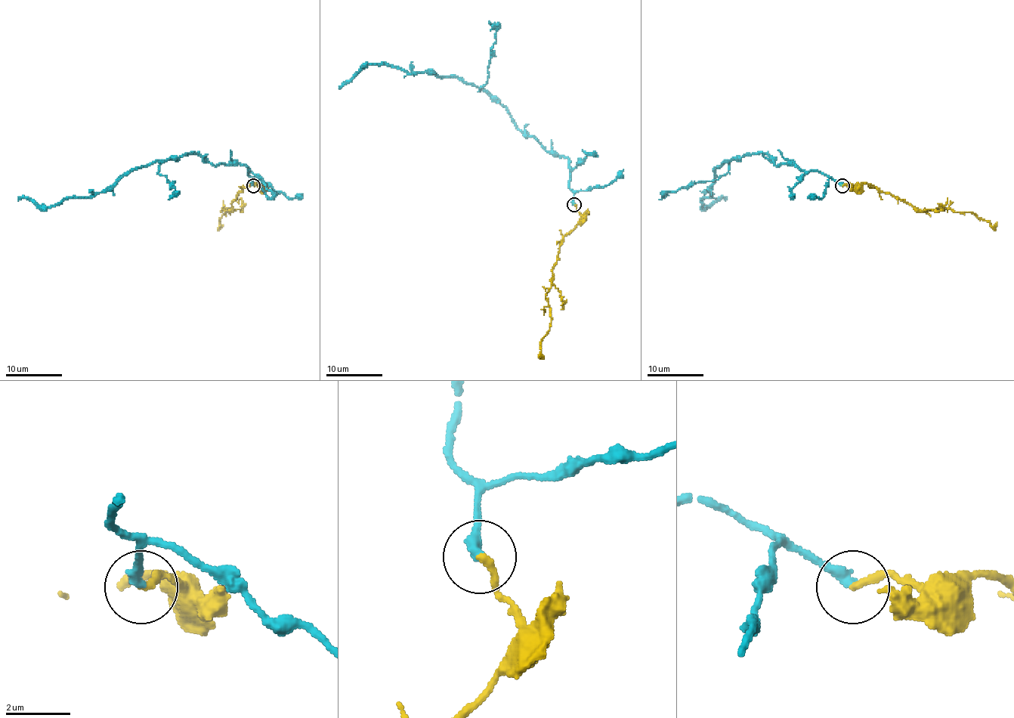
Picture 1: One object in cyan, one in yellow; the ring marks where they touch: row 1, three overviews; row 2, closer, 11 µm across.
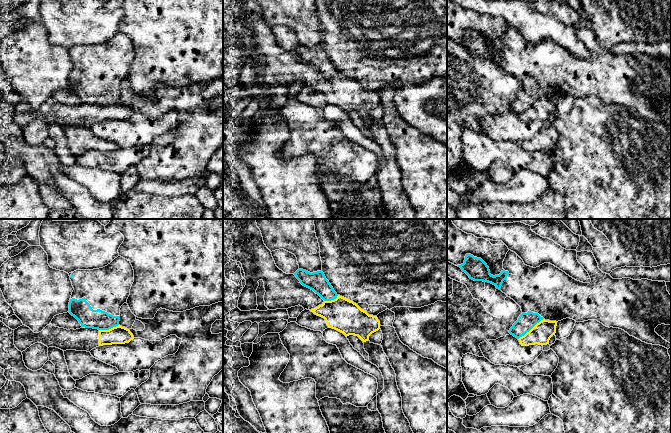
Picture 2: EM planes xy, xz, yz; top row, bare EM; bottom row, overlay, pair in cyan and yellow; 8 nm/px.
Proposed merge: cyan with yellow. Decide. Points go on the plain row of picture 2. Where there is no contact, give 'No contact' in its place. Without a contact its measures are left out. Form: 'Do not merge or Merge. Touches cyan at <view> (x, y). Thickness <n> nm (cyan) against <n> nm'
Do not merge. Touches cyan at yz (530, 105). Thickness 140 nm (cyan) against 160 nm

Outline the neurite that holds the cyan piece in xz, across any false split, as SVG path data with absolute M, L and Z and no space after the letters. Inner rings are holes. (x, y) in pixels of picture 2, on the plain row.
M298 45L294 51L303 62L313 66L324 77L331 77L337 74L337 69L322 47L310 49L306 46Z

